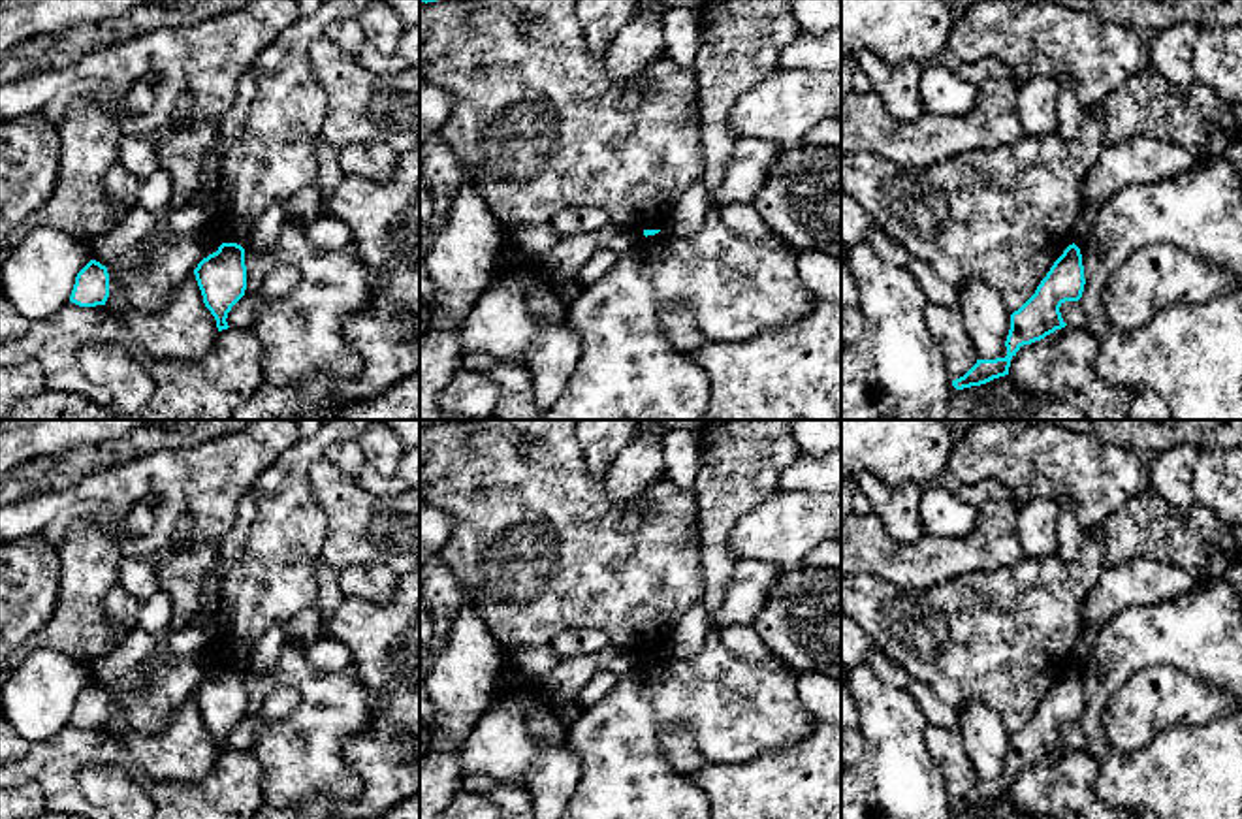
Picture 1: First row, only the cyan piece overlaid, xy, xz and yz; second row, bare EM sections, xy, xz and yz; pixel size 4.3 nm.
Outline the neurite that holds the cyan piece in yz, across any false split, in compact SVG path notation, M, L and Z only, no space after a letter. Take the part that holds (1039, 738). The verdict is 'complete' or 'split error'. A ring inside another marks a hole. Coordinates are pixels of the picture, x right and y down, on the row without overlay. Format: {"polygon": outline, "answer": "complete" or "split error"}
{"polygon": "M1073 665L1054 683L1035 715L1011 736L1011 751L1005 763L1007 778L995 781L977 781L960 800L952 802L956 811L986 806L1009 796L1011 781L1024 766L1044 761L1067 746L1059 729L1065 723L1078 723L1084 714L1084 687L1080 670Z", "answer": "complete"}

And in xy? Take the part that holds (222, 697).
{"polygon": "M222 665L198 685L194 697L218 753L228 751L228 734L247 712L245 670L237 665Z", "answer": "complete"}

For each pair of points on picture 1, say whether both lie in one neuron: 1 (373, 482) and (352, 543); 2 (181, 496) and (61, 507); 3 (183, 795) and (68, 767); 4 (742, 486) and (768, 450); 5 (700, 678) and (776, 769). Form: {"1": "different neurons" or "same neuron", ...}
{"1": "different neurons", "2": "same neuron", "3": "same neuron", "4": "same neuron", "5": "different neurons"}

